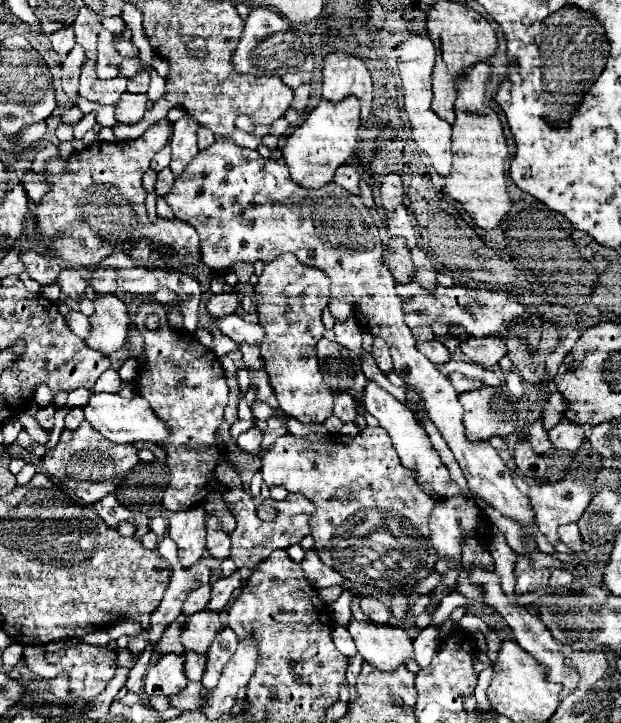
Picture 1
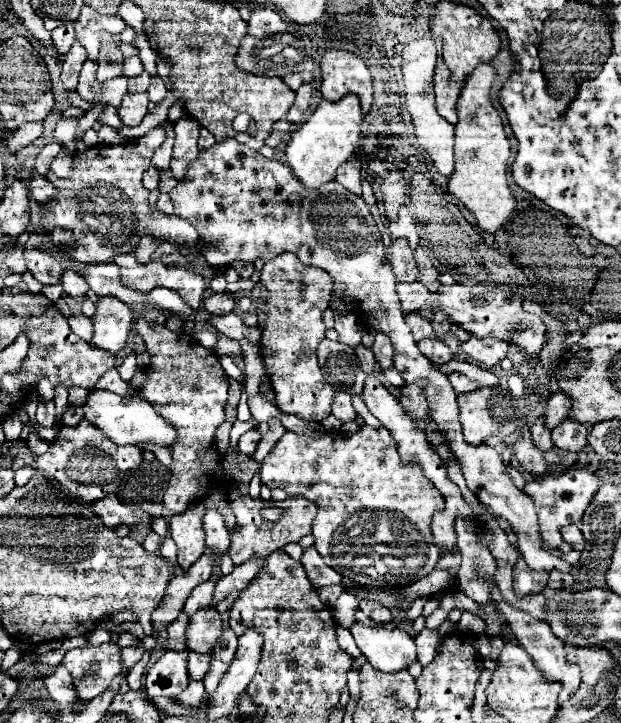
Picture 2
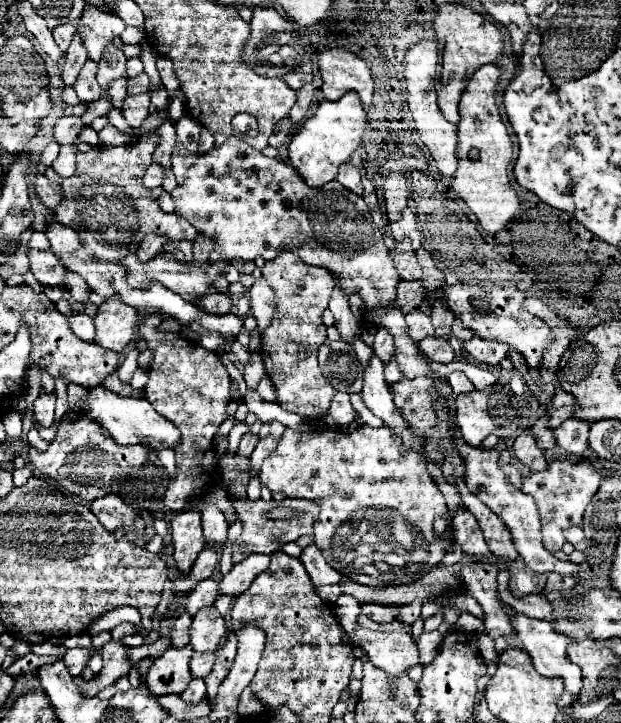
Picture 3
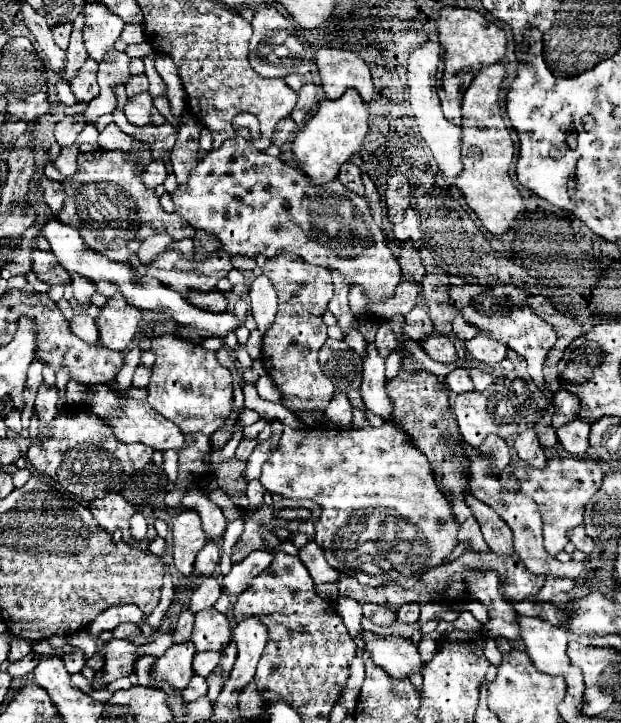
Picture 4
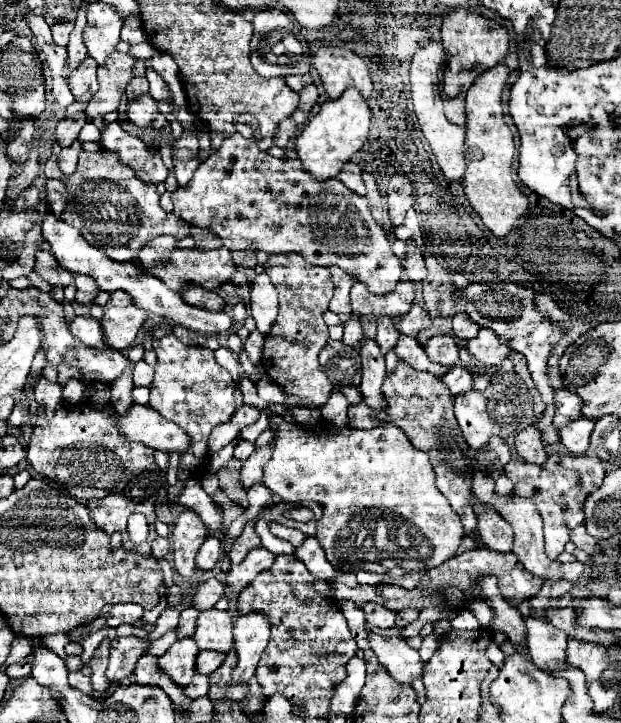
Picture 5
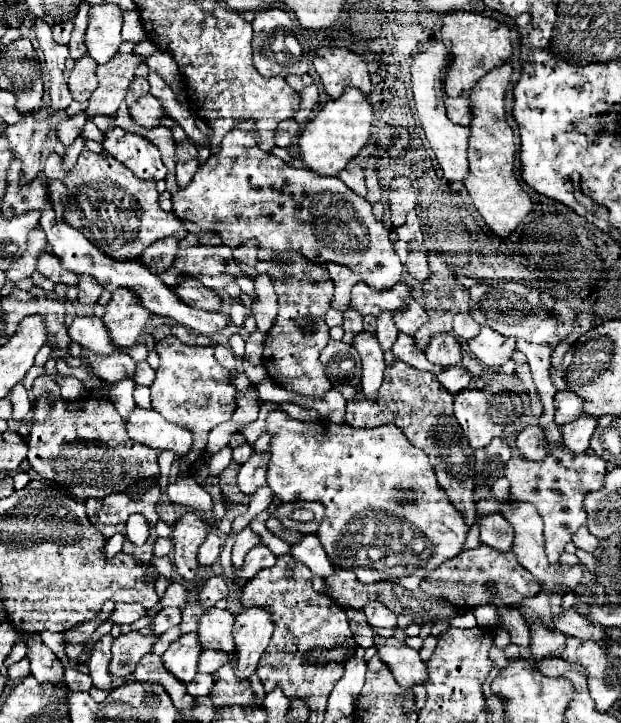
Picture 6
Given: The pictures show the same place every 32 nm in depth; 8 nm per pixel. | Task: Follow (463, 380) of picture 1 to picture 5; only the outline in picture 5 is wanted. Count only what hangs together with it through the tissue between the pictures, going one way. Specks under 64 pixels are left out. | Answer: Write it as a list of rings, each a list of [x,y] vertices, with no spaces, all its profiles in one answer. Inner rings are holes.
[[[456,366],[446,376],[442,376],[442,382],[450,388],[452,396],[458,396],[462,392],[472,390],[472,374],[466,368],[460,368],[460,366]]]

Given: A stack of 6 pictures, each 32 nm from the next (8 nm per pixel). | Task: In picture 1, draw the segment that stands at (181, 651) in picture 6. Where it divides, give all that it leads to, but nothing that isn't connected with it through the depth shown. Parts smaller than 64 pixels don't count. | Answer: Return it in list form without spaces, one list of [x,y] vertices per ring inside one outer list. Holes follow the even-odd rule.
[[[166,654],[154,666],[148,668],[144,678],[144,692],[146,696],[174,696],[188,684],[186,676],[182,674],[182,656]]]

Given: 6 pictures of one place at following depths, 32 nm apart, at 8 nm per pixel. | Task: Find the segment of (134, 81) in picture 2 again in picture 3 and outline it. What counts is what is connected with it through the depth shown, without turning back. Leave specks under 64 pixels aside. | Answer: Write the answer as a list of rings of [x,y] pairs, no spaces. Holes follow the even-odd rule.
[[[142,72],[136,78],[128,78],[128,94],[140,94],[140,92],[148,92],[150,88],[150,78],[146,72]]]

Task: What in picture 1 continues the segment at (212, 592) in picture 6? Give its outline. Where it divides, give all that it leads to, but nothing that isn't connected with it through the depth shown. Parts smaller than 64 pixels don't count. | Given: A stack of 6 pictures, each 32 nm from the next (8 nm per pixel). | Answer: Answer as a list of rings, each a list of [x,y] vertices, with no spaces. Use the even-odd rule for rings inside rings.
[[[204,584],[204,586],[200,586],[198,590],[190,592],[188,598],[186,598],[184,604],[182,604],[182,614],[190,616],[190,614],[194,614],[194,612],[202,612],[202,610],[206,608],[208,600],[210,600],[210,588],[212,588],[210,584]]]

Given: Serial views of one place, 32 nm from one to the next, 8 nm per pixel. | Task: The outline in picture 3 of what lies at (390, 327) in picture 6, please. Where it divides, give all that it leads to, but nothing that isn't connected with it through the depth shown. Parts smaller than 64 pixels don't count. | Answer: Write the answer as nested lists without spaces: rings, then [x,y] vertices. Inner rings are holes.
[[[380,328],[376,332],[376,340],[374,340],[372,350],[384,364],[388,364],[390,358],[394,356],[394,340],[390,340],[390,332],[382,332],[382,328]]]

